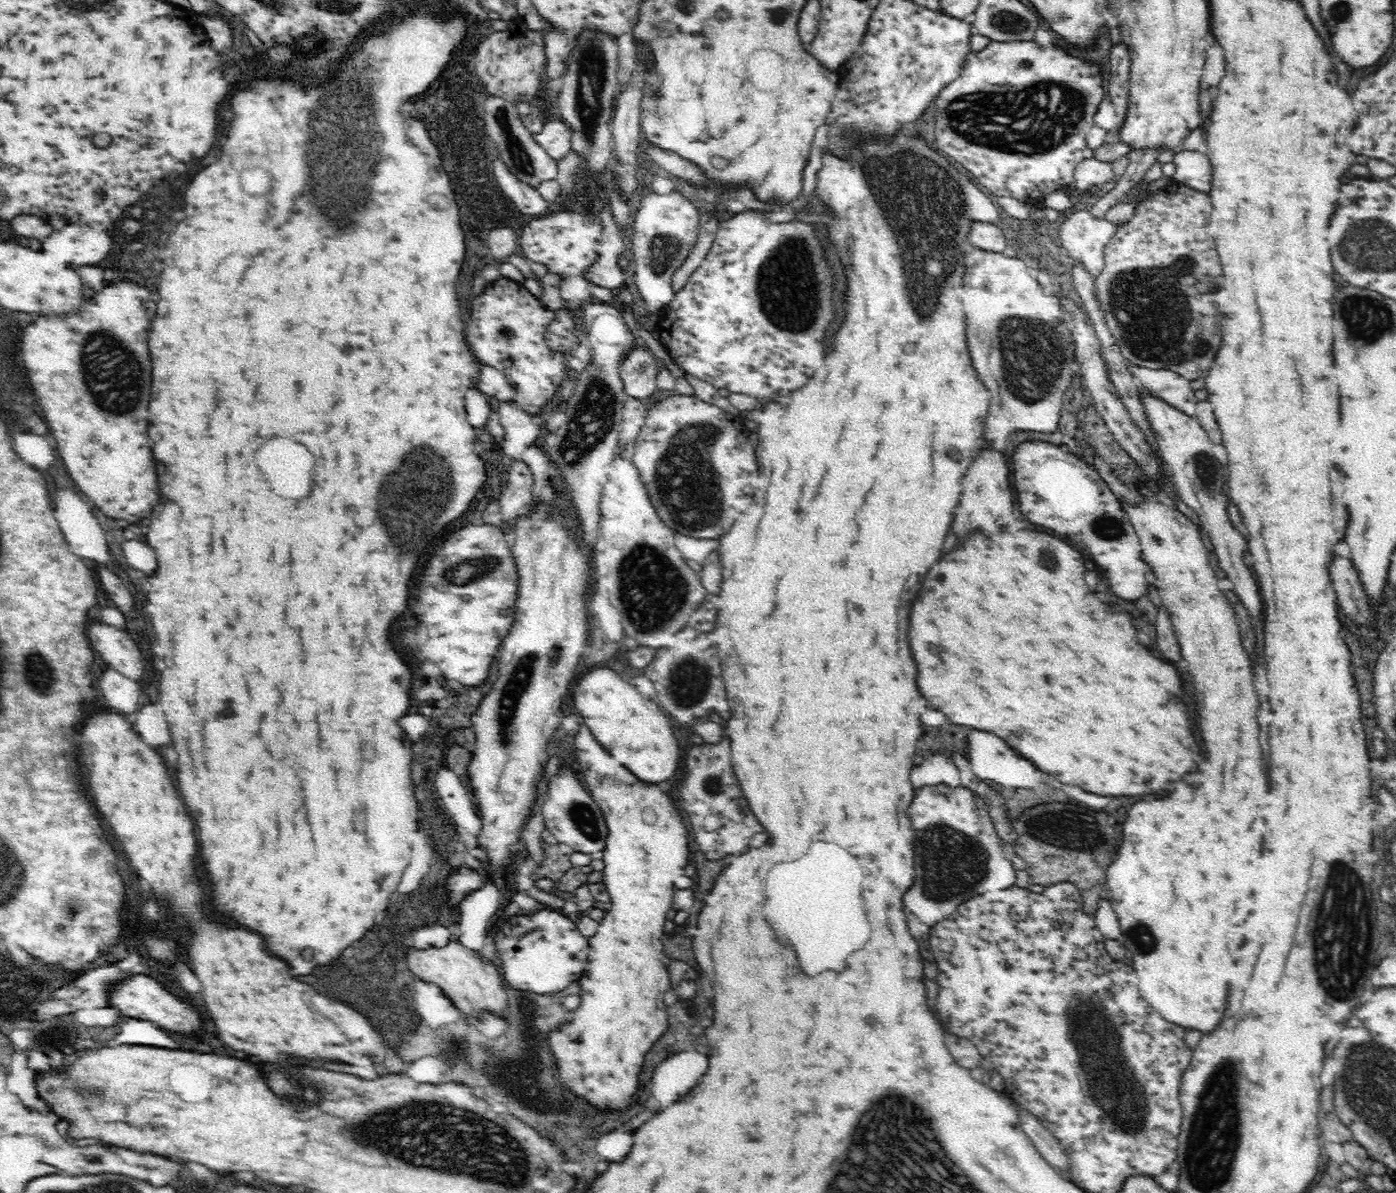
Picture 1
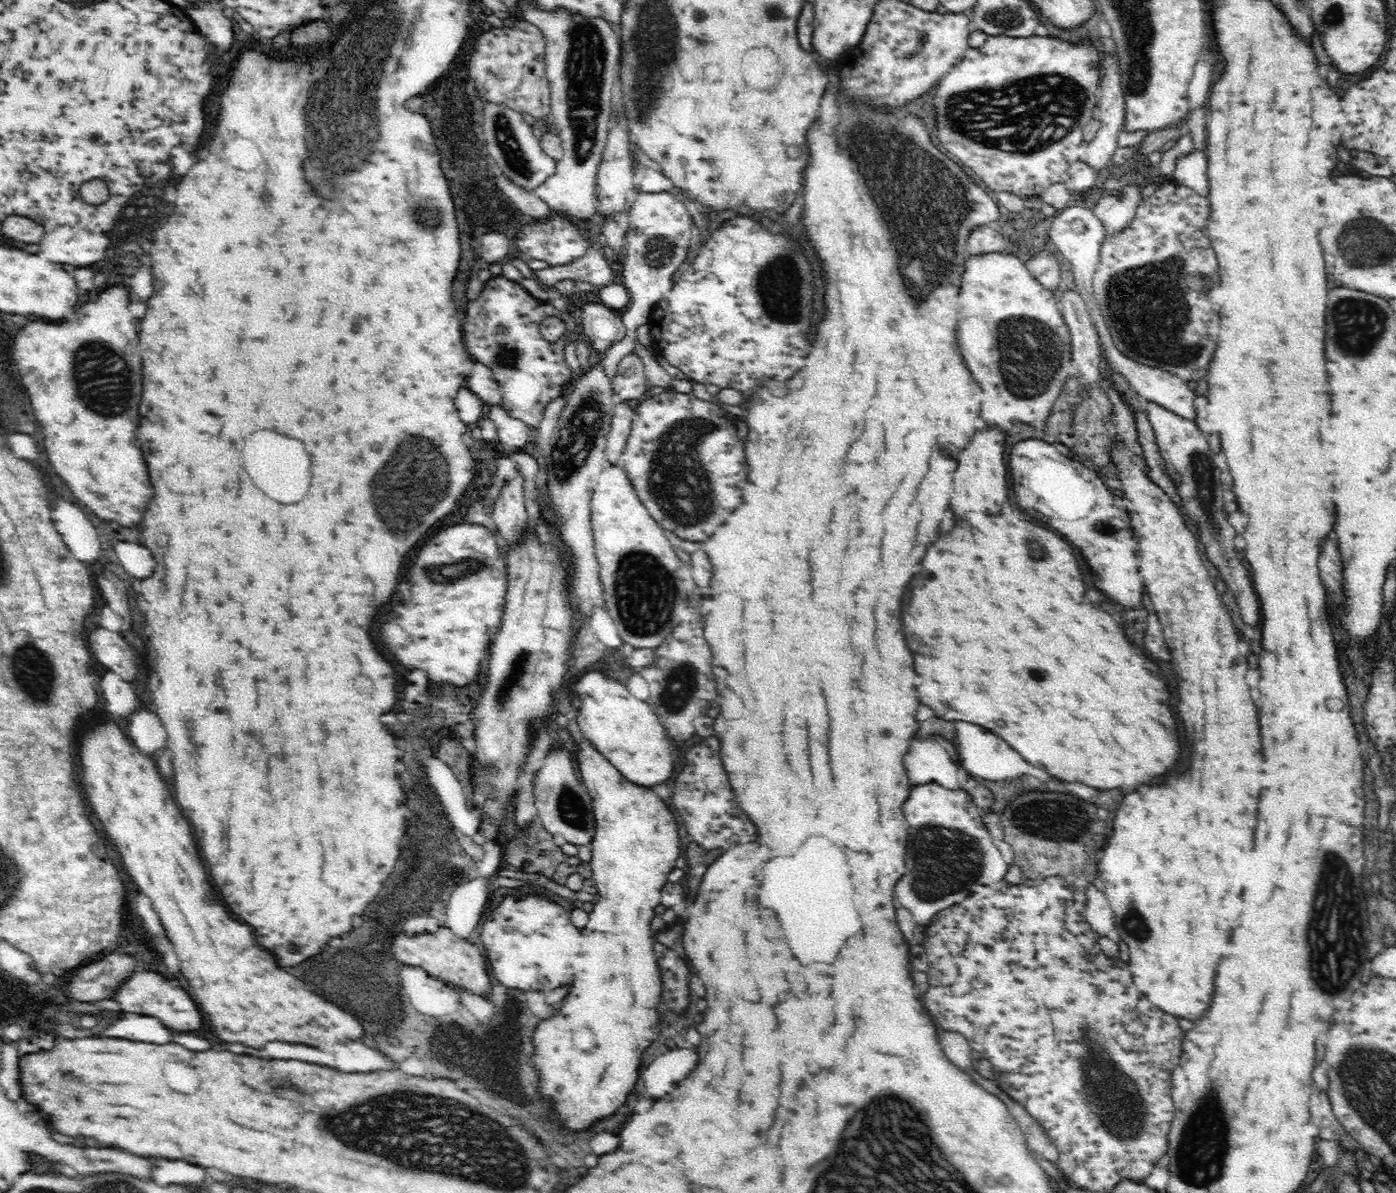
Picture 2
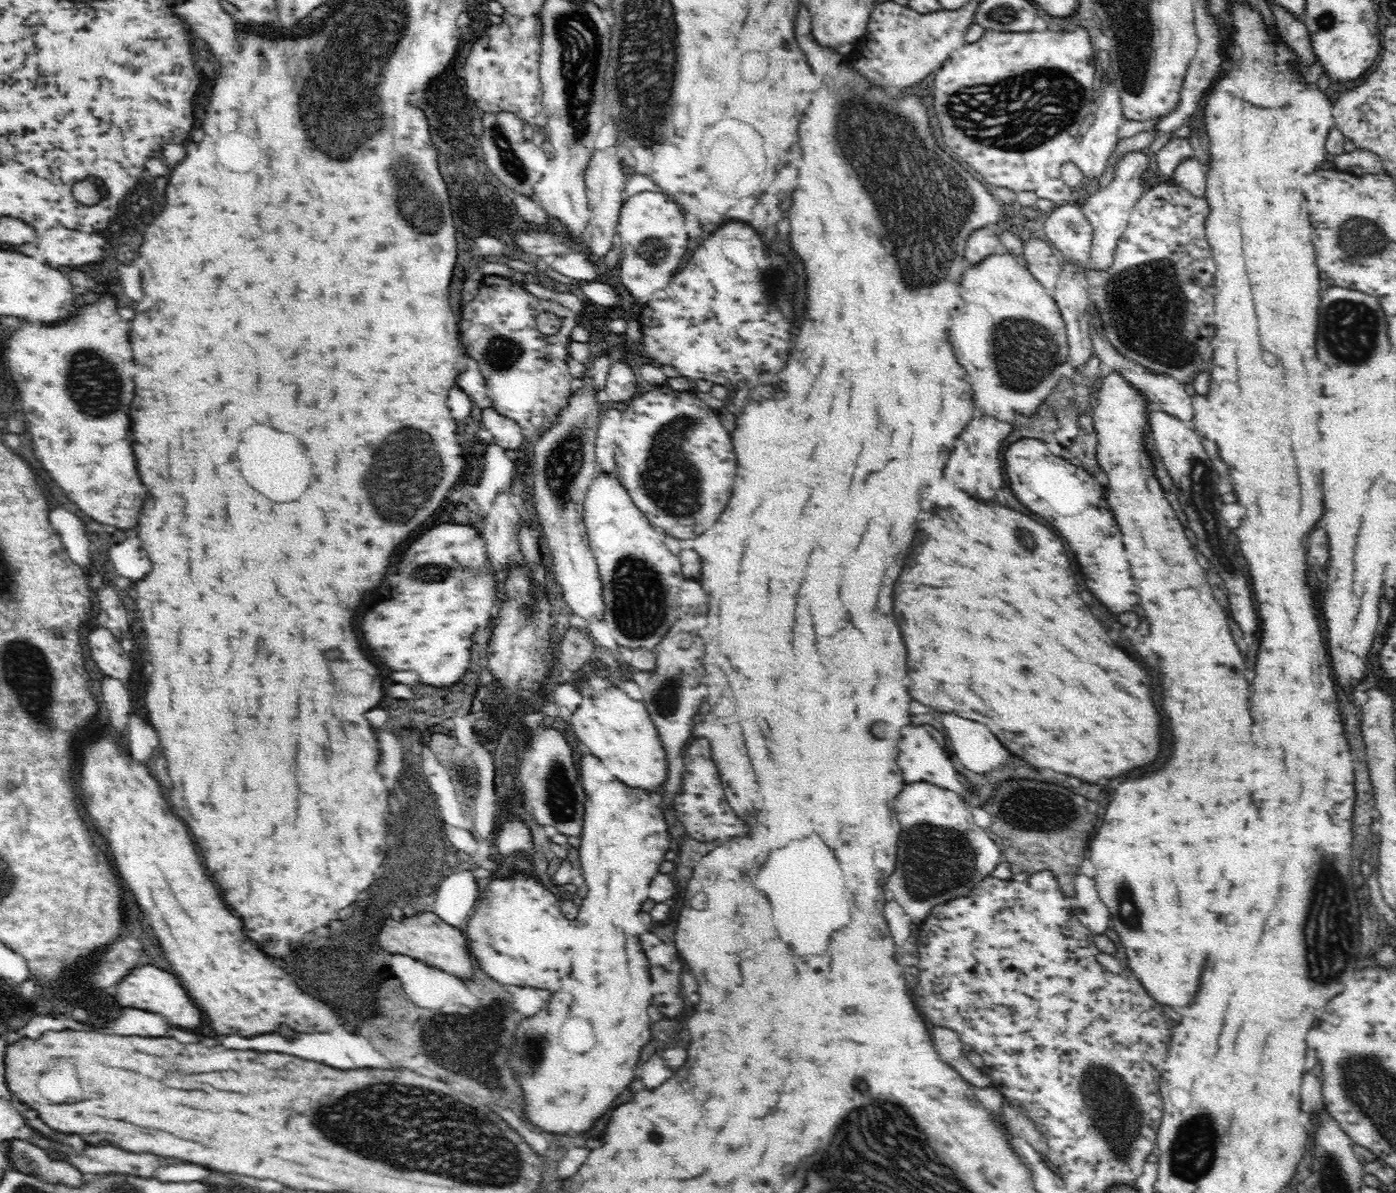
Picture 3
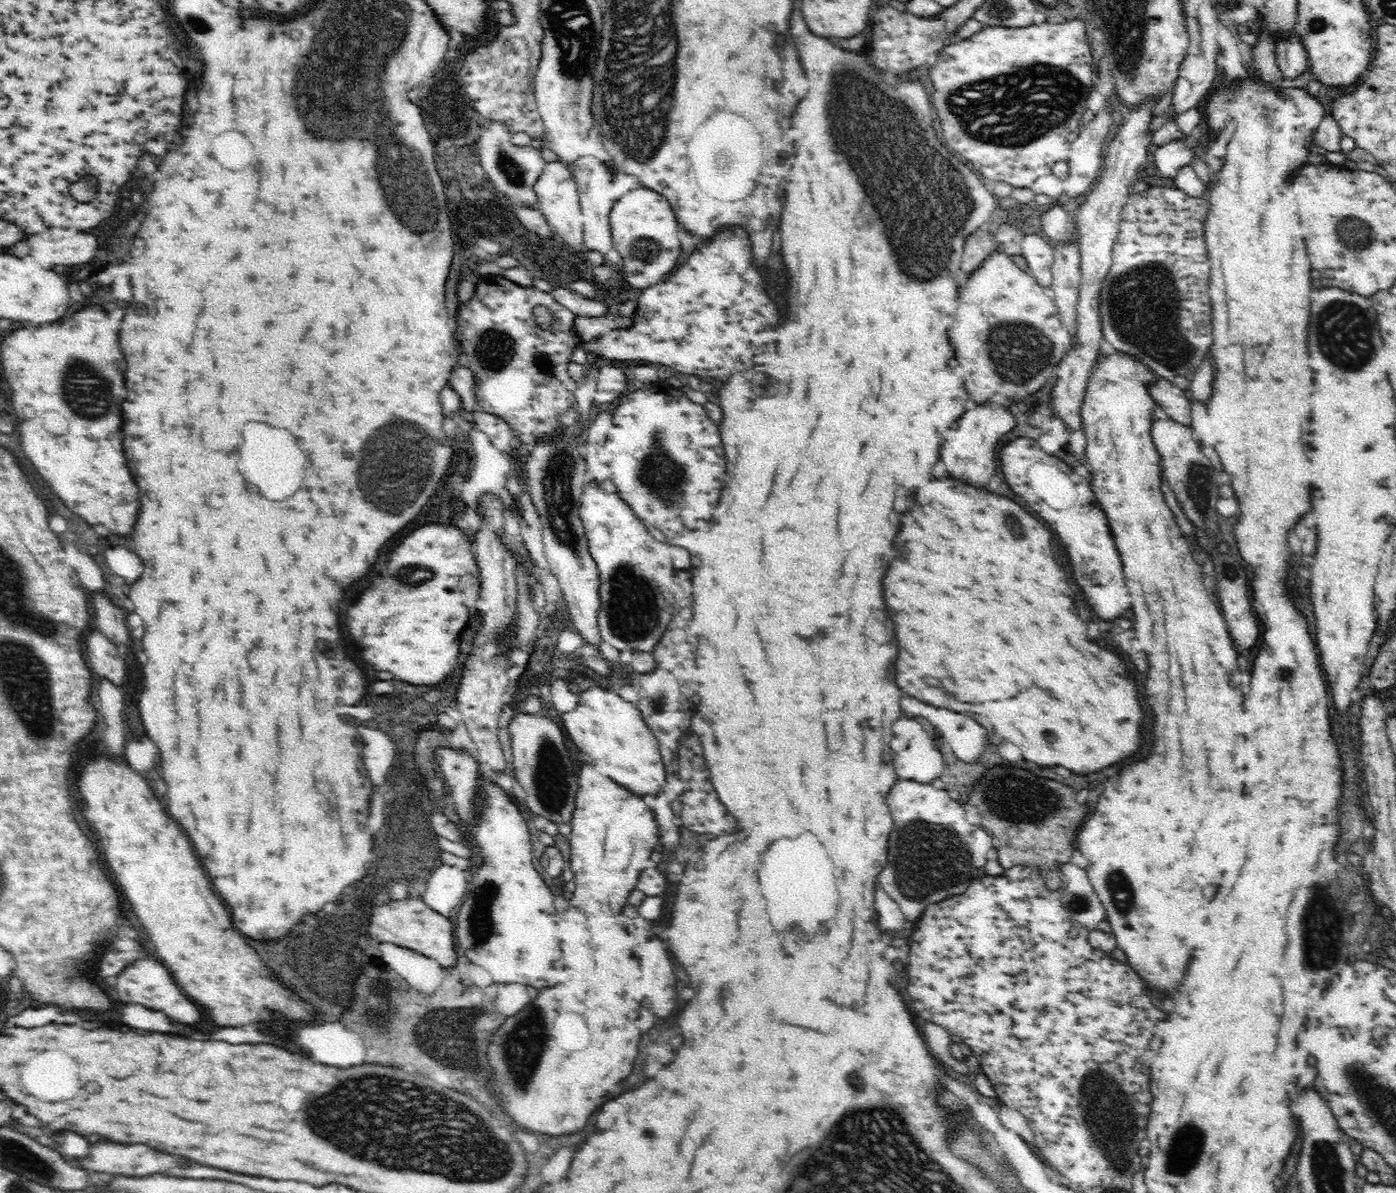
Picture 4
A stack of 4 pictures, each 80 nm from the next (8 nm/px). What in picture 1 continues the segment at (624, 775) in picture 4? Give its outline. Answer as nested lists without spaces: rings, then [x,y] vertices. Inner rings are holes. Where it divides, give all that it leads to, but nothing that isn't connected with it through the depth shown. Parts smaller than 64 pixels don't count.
[[[610,668],[589,672],[573,688],[573,698],[577,714],[584,718],[594,738],[639,780],[664,782],[676,774],[680,744],[669,717],[658,708],[657,701],[642,698],[618,672]]]

